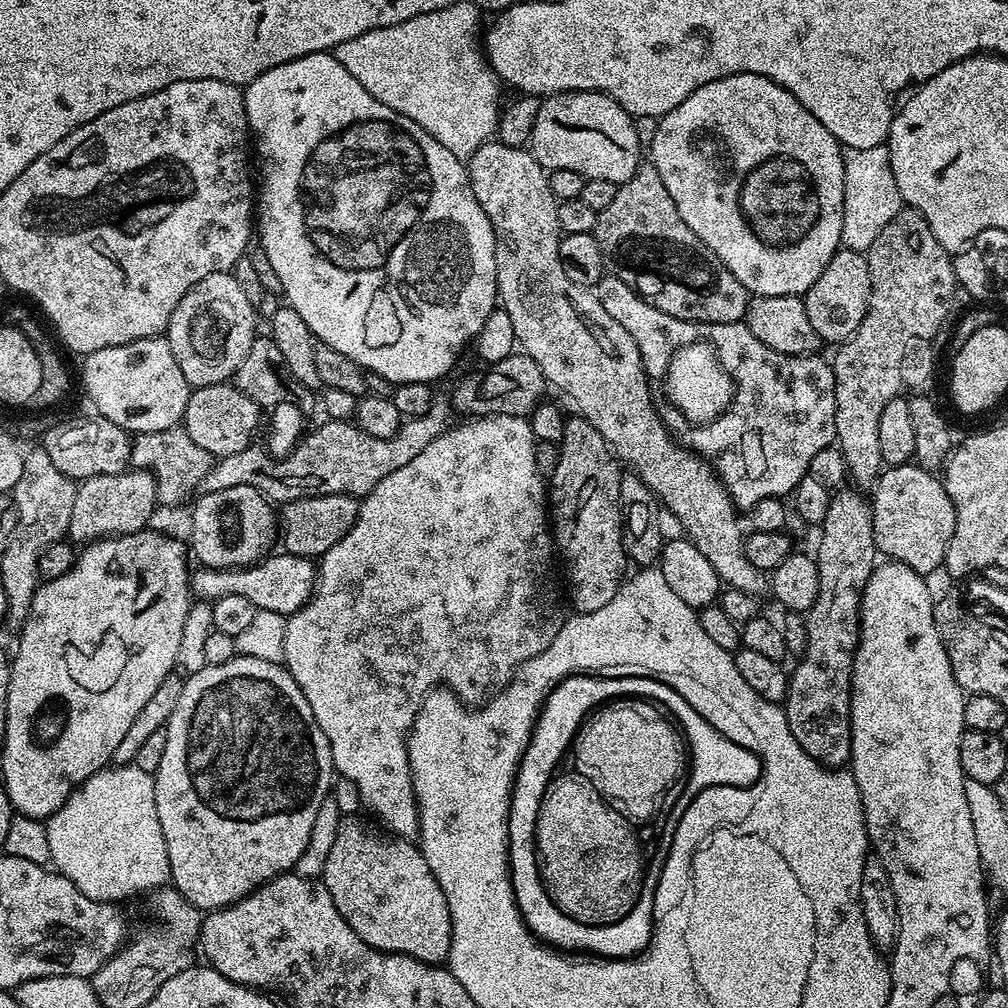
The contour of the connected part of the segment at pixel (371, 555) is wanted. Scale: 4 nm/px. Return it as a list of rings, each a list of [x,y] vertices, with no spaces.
[[[498,414],[481,416],[468,420],[469,424],[460,424],[449,427],[448,431],[443,432],[438,438],[434,438],[434,442],[430,442],[430,446],[426,446],[426,450],[422,450],[422,454],[418,454],[418,458],[414,458],[414,462],[406,462],[406,466],[402,466],[402,470],[398,470],[394,474],[382,478],[382,482],[378,482],[378,486],[374,486],[374,490],[370,490],[367,496],[359,501],[360,512],[357,514],[357,520],[354,526],[336,545],[333,546],[327,553],[319,557],[318,560],[318,575],[314,581],[314,591],[309,596],[307,602],[287,617],[288,625],[286,626],[286,638],[284,639],[284,658],[283,665],[294,678],[294,682],[298,682],[298,686],[302,690],[302,694],[306,694],[306,702],[310,702],[310,710],[314,710],[314,718],[318,722],[318,726],[322,726],[322,734],[326,734],[326,738],[330,742],[330,750],[332,751],[332,766],[333,769],[343,779],[350,780],[358,786],[358,794],[365,809],[369,808],[373,812],[373,817],[379,818],[383,825],[397,836],[412,838],[419,833],[419,810],[416,806],[415,790],[412,785],[412,776],[410,762],[408,761],[408,745],[406,737],[412,729],[412,724],[415,722],[416,716],[419,714],[421,700],[429,691],[437,686],[447,686],[452,689],[463,701],[476,702],[480,696],[482,698],[489,695],[488,691],[494,684],[497,686],[505,685],[509,678],[515,673],[516,669],[521,664],[525,664],[530,658],[534,658],[538,654],[542,654],[546,650],[546,646],[550,646],[550,642],[554,642],[554,634],[558,634],[562,623],[562,615],[556,609],[556,592],[552,589],[552,576],[548,571],[552,568],[552,552],[554,556],[554,533],[550,527],[550,512],[546,507],[546,480],[541,476],[538,470],[538,462],[536,461],[536,449],[538,441],[534,430],[532,429],[531,419],[522,416],[511,416],[510,414]]]

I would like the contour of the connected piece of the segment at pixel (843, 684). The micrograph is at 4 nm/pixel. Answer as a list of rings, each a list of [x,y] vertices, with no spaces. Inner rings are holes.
[[[840,490],[832,497],[830,510],[820,532],[820,545],[814,551],[818,570],[818,594],[816,601],[806,613],[806,646],[799,657],[800,665],[791,669],[788,678],[788,697],[782,707],[794,738],[815,760],[825,766],[844,766],[852,758],[852,723],[850,702],[852,701],[852,663],[860,641],[860,596],[873,569],[878,563],[876,537],[872,535],[872,506],[856,492]]]

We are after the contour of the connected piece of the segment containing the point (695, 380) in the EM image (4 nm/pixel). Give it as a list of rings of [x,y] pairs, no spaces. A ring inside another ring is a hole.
[[[690,342],[674,350],[676,352],[671,358],[666,370],[666,392],[669,400],[689,419],[689,423],[701,424],[708,423],[719,417],[724,411],[727,411],[735,396],[735,381],[728,372],[724,371],[724,365],[718,356],[714,354],[704,356],[707,350],[708,352],[710,350],[707,343],[705,343],[706,345],[698,344],[696,346],[694,344]]]

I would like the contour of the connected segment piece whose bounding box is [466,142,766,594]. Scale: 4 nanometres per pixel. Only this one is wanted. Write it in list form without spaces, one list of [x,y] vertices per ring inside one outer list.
[[[489,142],[483,144],[477,152],[474,153],[471,160],[466,164],[468,177],[470,178],[470,186],[474,190],[474,198],[478,198],[478,202],[482,206],[482,210],[486,210],[486,218],[490,218],[492,229],[496,235],[496,294],[498,297],[499,307],[506,310],[506,314],[510,314],[510,322],[514,326],[514,334],[516,335],[517,345],[530,358],[534,358],[534,362],[538,362],[538,366],[542,370],[545,381],[549,385],[552,384],[556,388],[561,388],[574,403],[577,404],[579,415],[584,419],[589,420],[594,426],[594,430],[598,430],[598,434],[602,434],[602,438],[610,445],[613,453],[631,471],[635,472],[639,478],[655,496],[660,497],[663,507],[668,508],[674,515],[680,519],[680,524],[685,528],[687,539],[692,541],[694,546],[698,546],[698,550],[702,550],[702,554],[706,554],[706,558],[710,558],[710,566],[714,566],[714,570],[720,575],[721,581],[729,588],[737,588],[743,592],[751,592],[760,594],[760,591],[765,591],[766,576],[765,573],[759,572],[754,566],[750,566],[750,562],[746,558],[742,547],[742,531],[736,525],[737,509],[734,507],[733,497],[730,495],[727,488],[720,483],[719,479],[714,475],[713,469],[695,452],[681,446],[675,439],[668,437],[668,432],[664,429],[664,424],[660,421],[660,416],[656,413],[656,408],[652,405],[652,392],[648,389],[648,376],[644,373],[644,360],[642,350],[636,344],[636,337],[632,336],[626,330],[622,330],[622,326],[618,326],[618,322],[614,322],[614,318],[610,318],[610,314],[606,314],[606,310],[602,310],[602,302],[597,298],[595,291],[578,286],[574,282],[570,282],[570,278],[566,278],[566,270],[562,270],[562,258],[558,254],[558,246],[560,245],[561,230],[558,222],[558,210],[556,209],[558,201],[554,198],[554,194],[550,194],[550,182],[548,181],[548,172],[539,162],[533,158],[531,151],[527,147],[515,148],[514,146],[506,146],[499,142]]]

